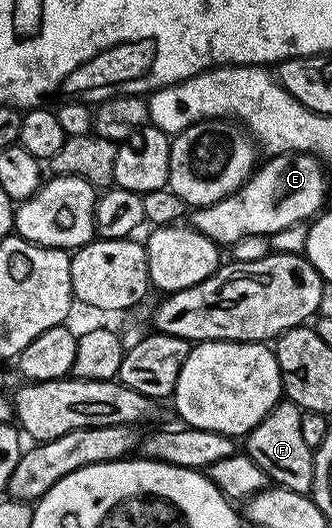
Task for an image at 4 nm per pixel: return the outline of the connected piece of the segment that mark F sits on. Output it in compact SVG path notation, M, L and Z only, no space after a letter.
M286 400L279 401L267 413L265 420L261 420L261 424L257 424L245 436L245 442L247 442L245 452L276 487L310 495L313 488L315 456L313 447L305 444L303 433L301 433L303 415L304 411L300 410L297 404Z

